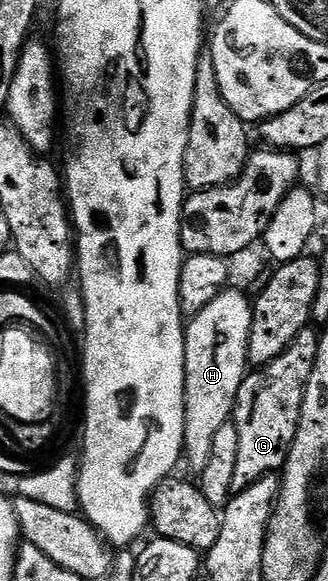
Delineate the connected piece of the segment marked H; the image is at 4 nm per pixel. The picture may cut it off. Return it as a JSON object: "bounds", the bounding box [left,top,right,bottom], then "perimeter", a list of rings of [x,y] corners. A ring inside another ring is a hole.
{"bounds":[183,288,253,476],"perimeter":[[[226,288],[202,311],[188,319],[185,328],[185,411],[183,412],[184,461],[189,461],[193,474],[199,476],[207,468],[215,435],[230,422],[239,396],[239,388],[250,369],[249,337],[253,323],[253,303],[248,293]]]}

